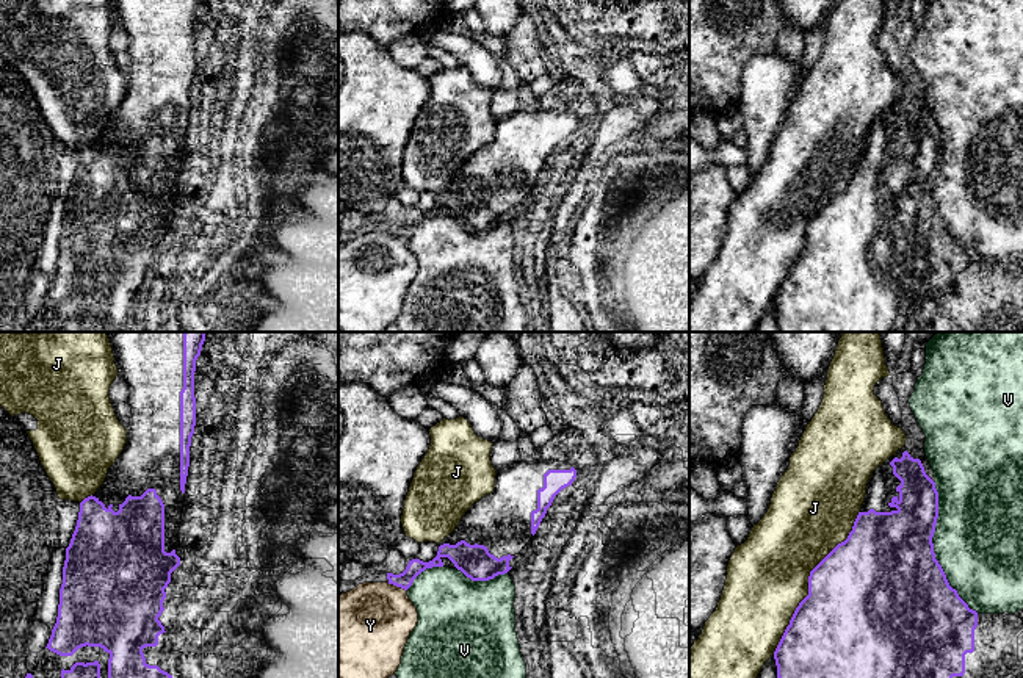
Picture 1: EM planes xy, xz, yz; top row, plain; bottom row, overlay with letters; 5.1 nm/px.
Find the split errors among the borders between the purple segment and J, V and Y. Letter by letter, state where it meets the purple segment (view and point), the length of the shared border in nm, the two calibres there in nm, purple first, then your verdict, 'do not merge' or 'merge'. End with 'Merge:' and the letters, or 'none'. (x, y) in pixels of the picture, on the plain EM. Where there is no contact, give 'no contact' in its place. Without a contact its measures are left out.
J: yz (809, 230) | 850 nm | 500/420 nm | do not merge
V: yz (932, 198) | 700 nm | 500/460 nm | do not merge
Y: xz (397, 235) | 110 nm | 90/420 nm | do not merge
Merge: none

